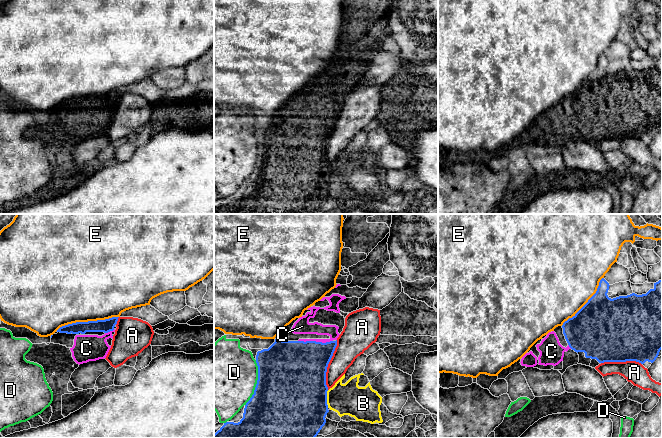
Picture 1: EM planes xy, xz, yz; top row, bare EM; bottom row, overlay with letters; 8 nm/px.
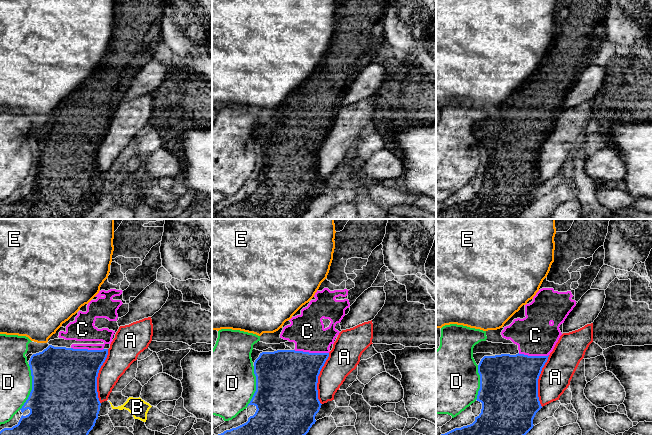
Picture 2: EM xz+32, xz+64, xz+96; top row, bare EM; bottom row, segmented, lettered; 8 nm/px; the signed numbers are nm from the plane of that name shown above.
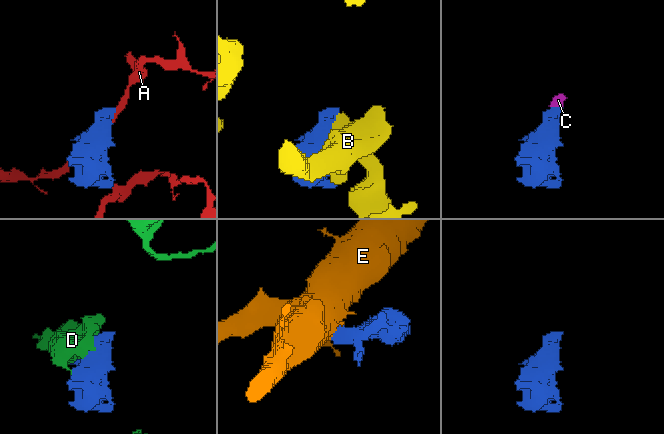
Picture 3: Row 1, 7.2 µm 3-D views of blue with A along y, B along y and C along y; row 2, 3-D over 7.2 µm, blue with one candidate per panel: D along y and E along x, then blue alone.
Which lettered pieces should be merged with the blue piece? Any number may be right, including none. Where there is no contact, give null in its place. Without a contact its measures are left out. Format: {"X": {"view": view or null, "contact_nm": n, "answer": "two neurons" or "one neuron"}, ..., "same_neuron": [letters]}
{"A": {"view": "xz", "contact_nm": 400, "answer": "two neurons"}, "B": {"view": "xz", "contact_nm": 110, "answer": "two neurons"}, "C": {"view": "xz", "contact_nm": 280, "answer": "one neuron"}, "D": {"view": "xz", "contact_nm": 380, "answer": "two neurons"}, "E": {"view": "xy", "contact_nm": 500, "answer": "two neurons"}, "same_neuron": ["C"]}

